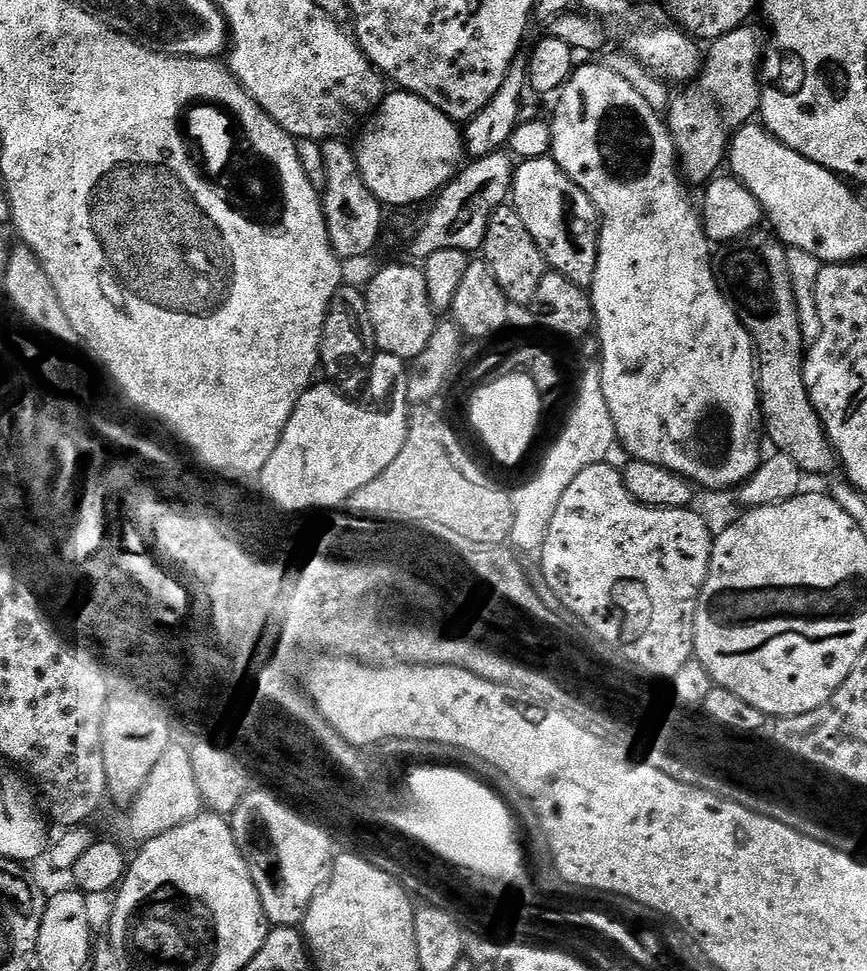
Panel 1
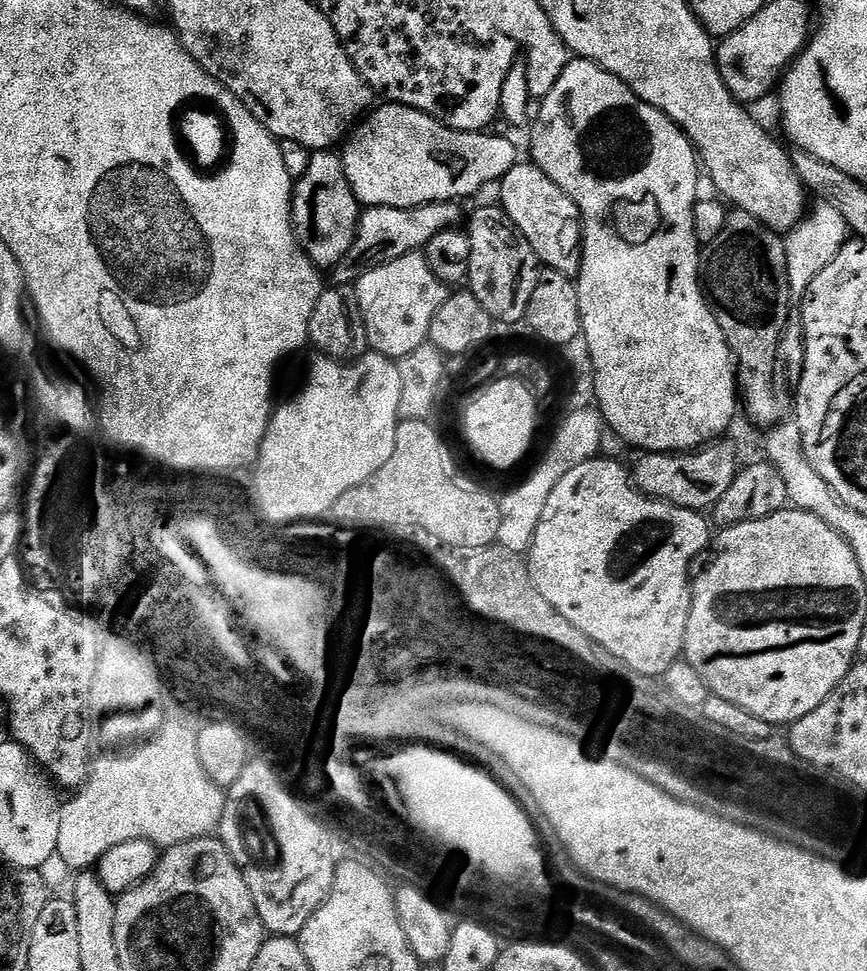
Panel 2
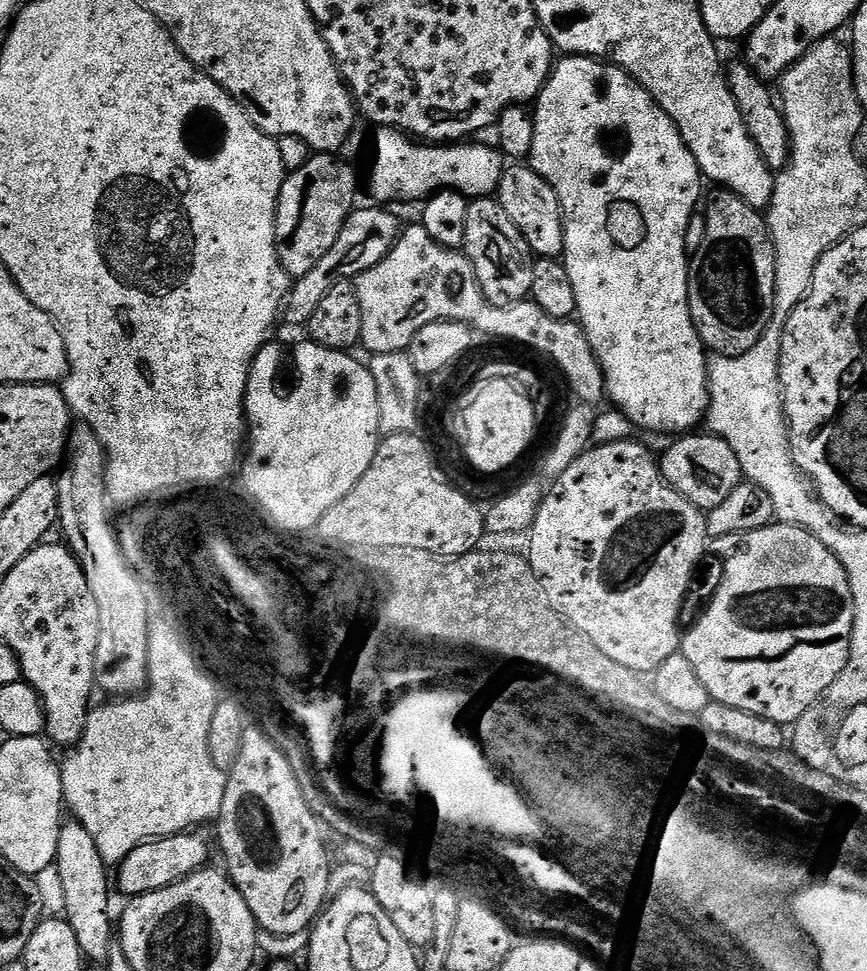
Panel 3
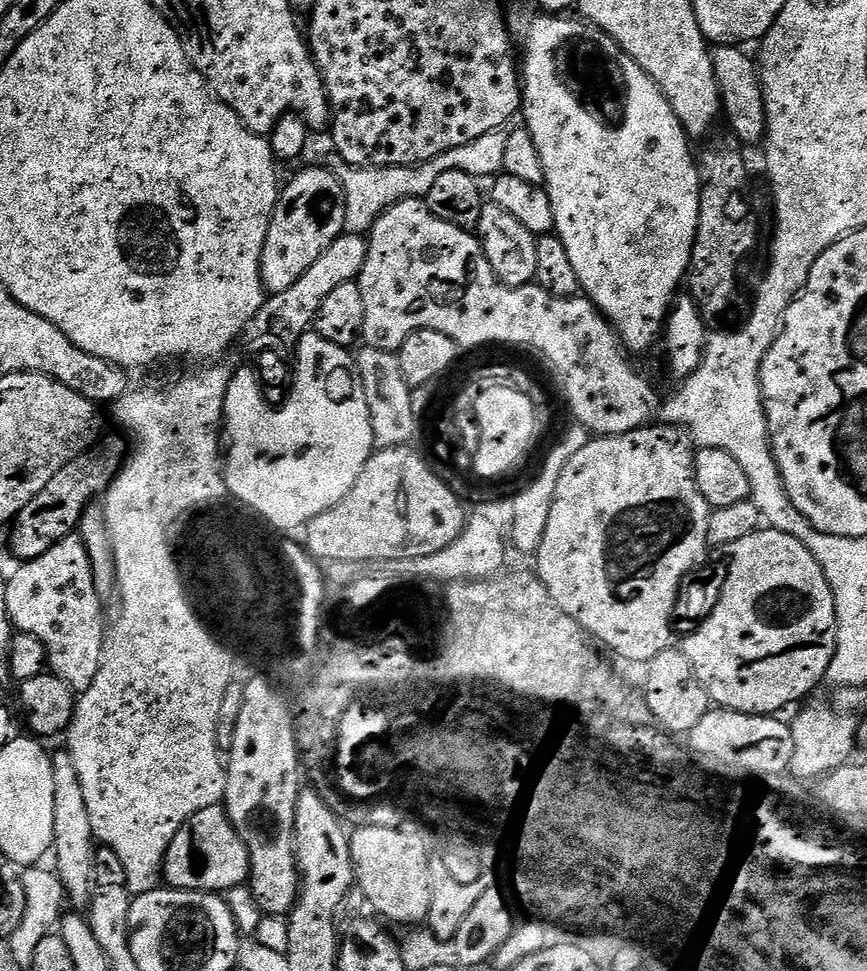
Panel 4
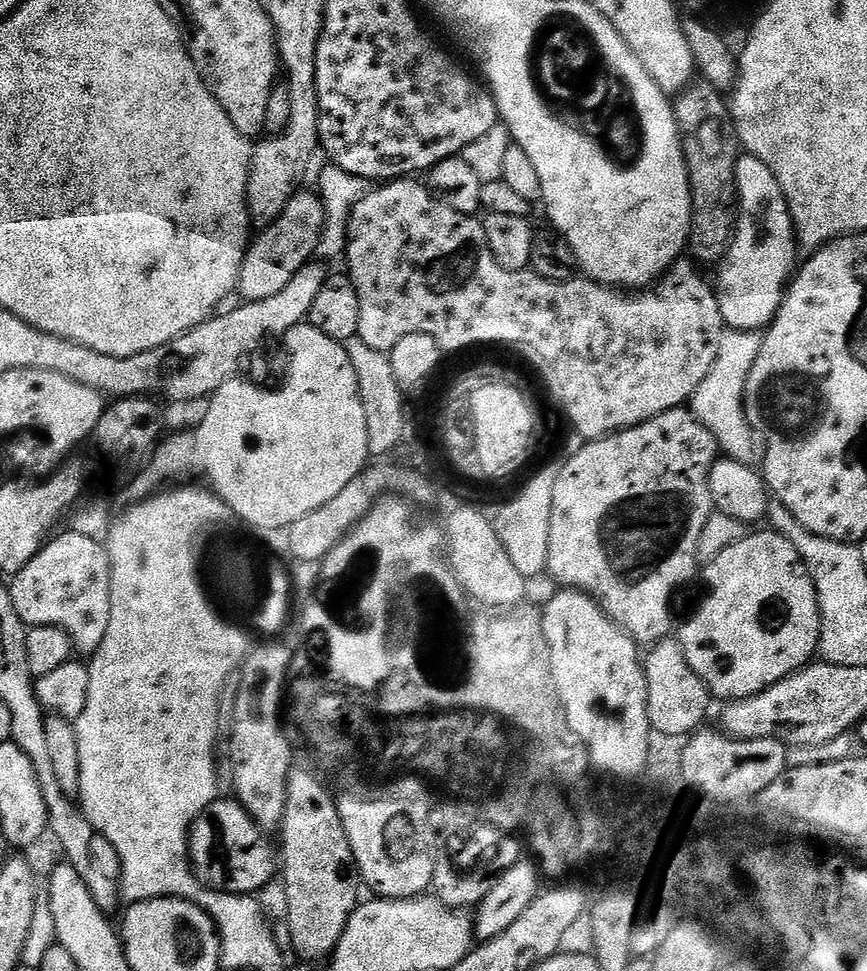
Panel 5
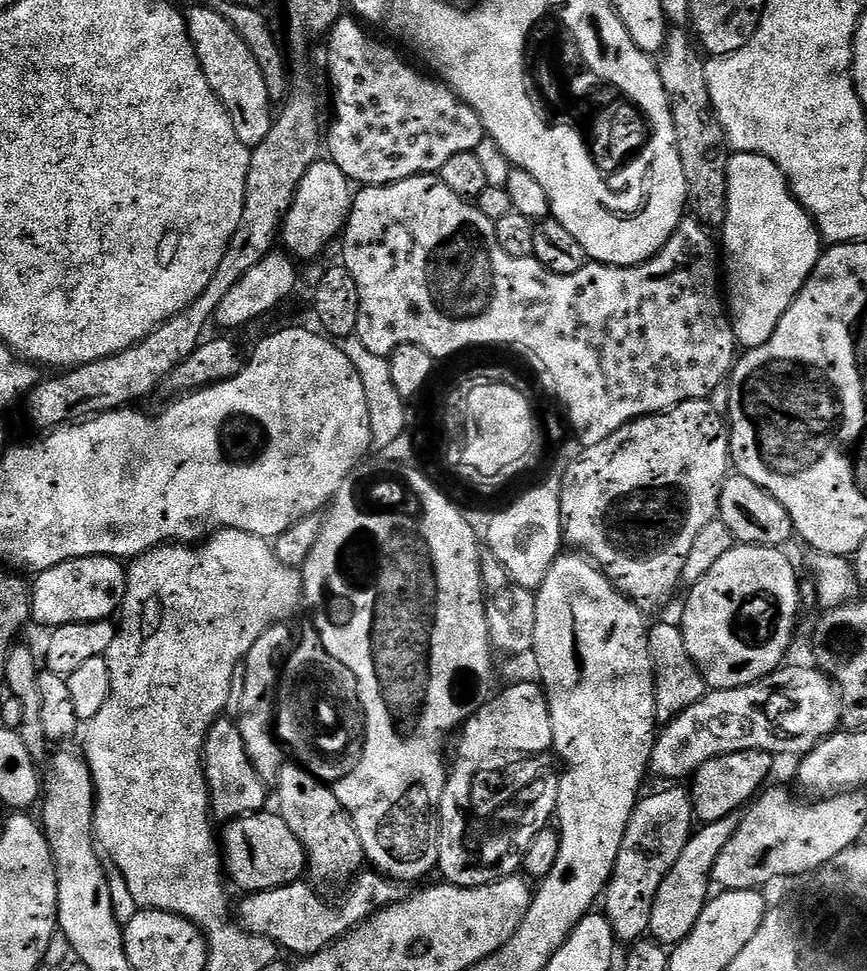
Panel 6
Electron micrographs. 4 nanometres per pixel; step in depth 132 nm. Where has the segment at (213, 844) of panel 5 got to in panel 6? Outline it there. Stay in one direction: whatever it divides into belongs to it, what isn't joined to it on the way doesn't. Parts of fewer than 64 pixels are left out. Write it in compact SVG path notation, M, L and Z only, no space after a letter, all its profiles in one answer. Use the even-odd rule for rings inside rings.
M275 811L253 812L251 816L240 816L227 821L222 843L222 868L227 879L241 888L241 893L265 892L295 884L305 875L308 859L302 842L294 838L294 830Z

